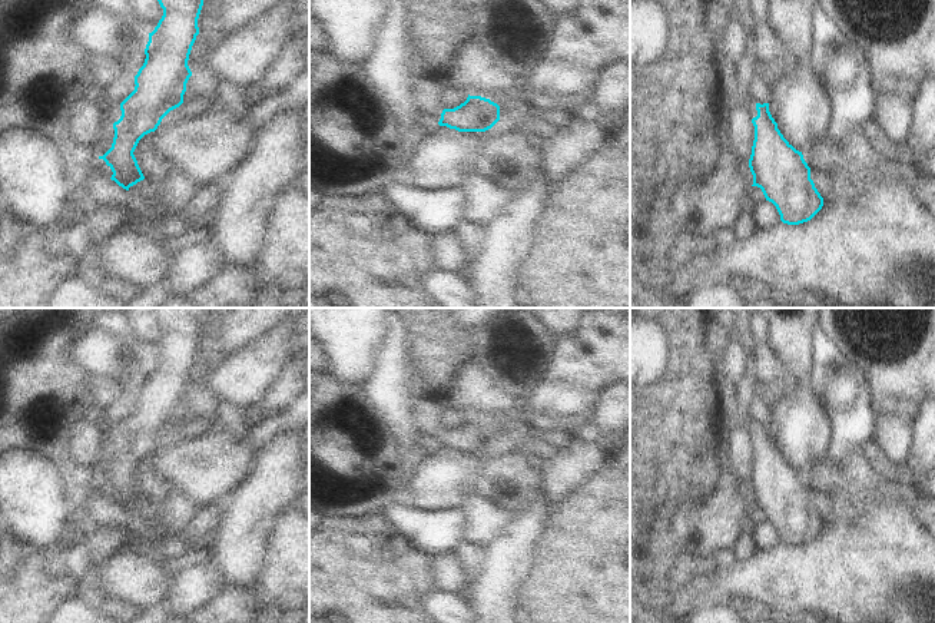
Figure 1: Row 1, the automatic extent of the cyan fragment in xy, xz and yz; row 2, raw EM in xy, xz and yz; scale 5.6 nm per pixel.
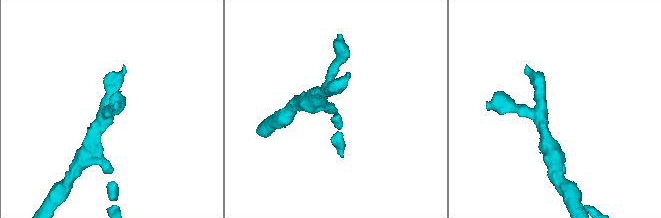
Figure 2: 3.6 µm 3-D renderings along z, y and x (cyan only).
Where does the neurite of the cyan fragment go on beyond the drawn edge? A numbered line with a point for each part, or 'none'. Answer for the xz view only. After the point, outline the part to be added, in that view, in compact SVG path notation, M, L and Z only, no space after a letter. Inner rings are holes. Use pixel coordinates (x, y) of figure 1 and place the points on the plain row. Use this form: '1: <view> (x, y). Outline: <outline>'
1: xz (427, 411). Outline: M427 394L411 395L411 411L417 427L430 445L437 445L445 430L442 424L442 411L445 410L442 398L431 398Z

